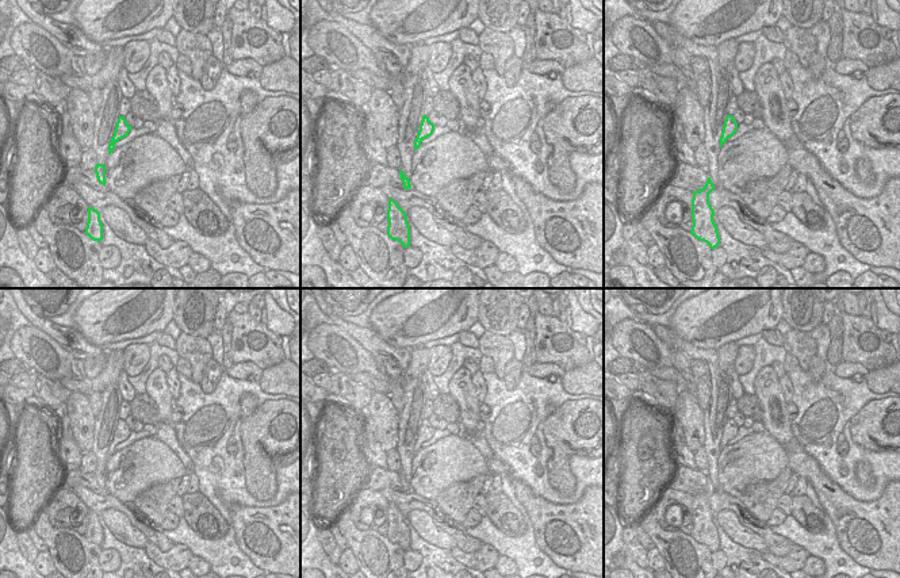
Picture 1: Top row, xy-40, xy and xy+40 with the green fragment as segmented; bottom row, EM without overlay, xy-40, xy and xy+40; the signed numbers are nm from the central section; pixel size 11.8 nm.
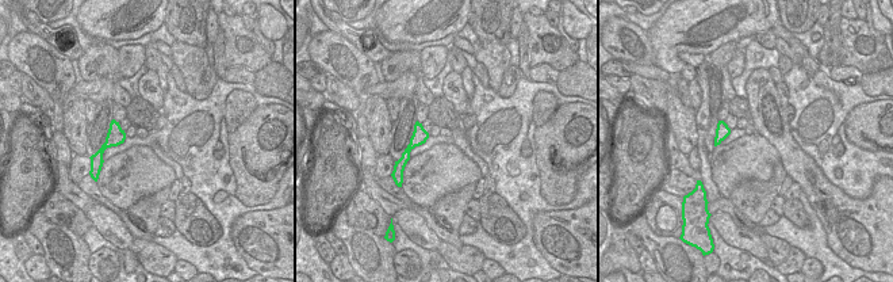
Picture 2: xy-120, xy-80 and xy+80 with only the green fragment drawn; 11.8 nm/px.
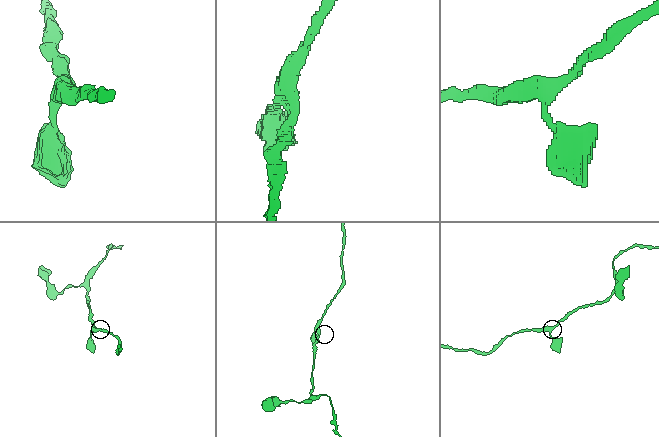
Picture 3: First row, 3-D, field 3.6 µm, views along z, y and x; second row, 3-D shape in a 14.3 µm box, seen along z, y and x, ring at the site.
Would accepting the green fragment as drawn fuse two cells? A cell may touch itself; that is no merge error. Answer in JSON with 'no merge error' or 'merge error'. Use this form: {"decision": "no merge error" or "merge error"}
{"decision": "no merge error"}

